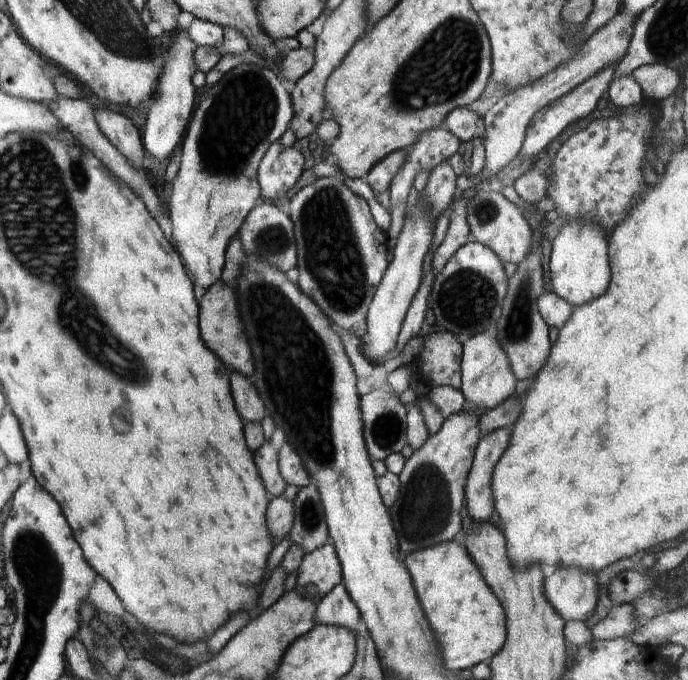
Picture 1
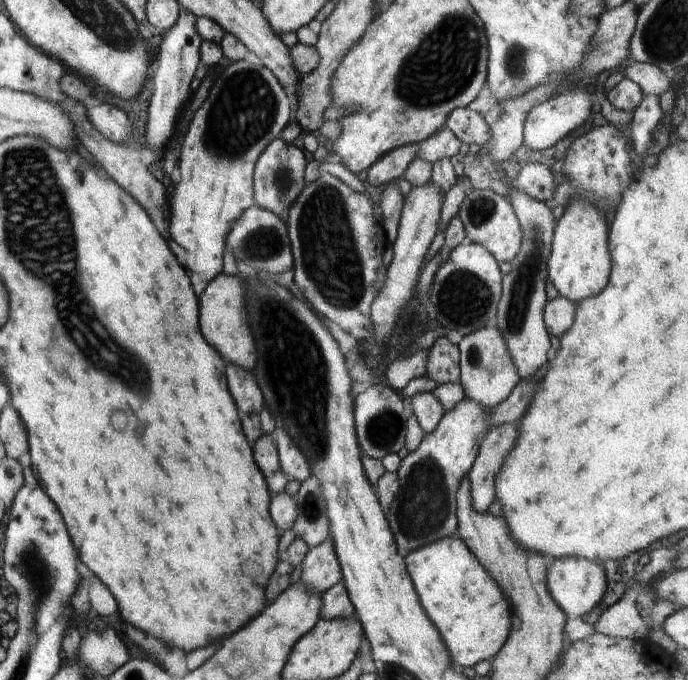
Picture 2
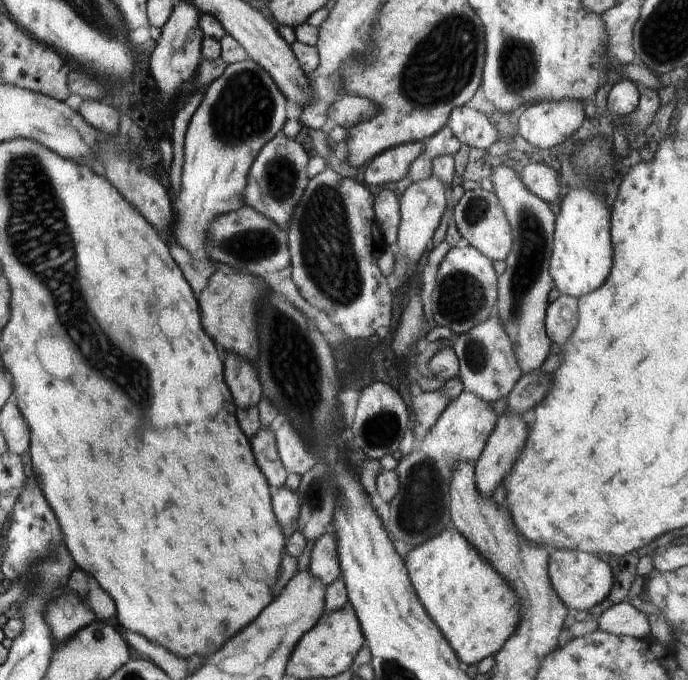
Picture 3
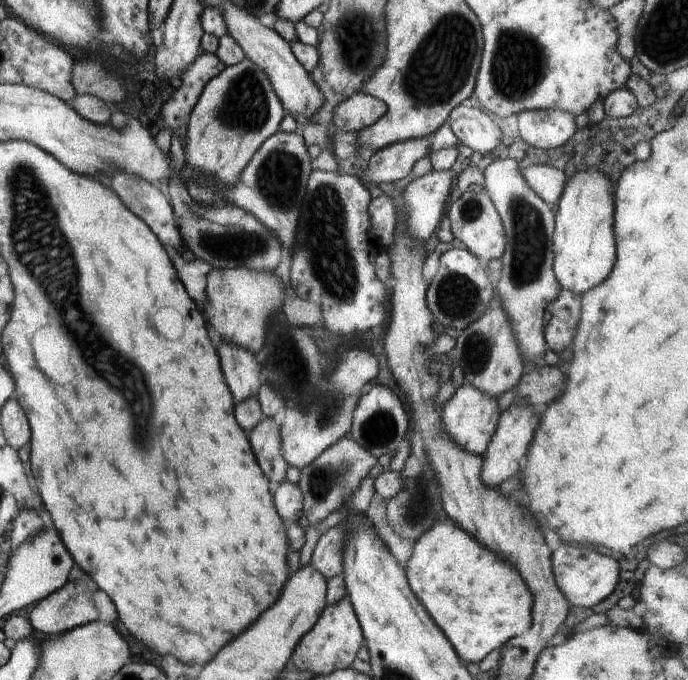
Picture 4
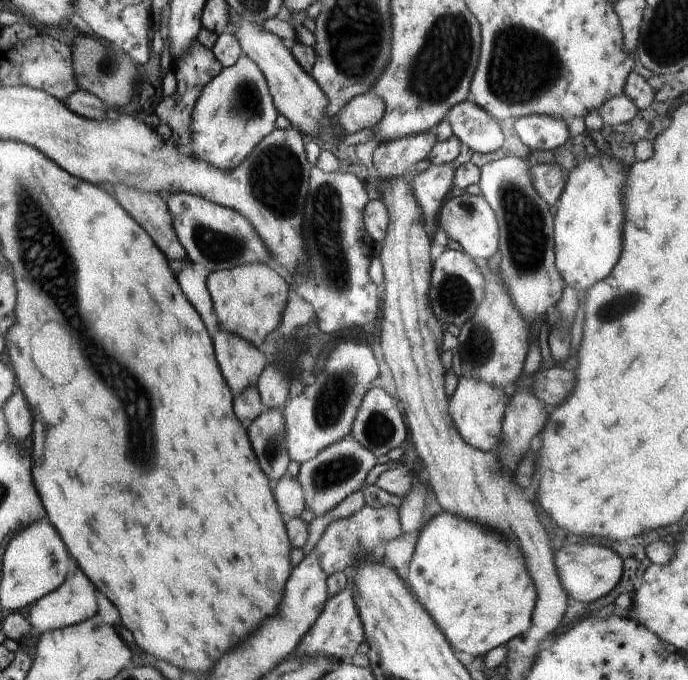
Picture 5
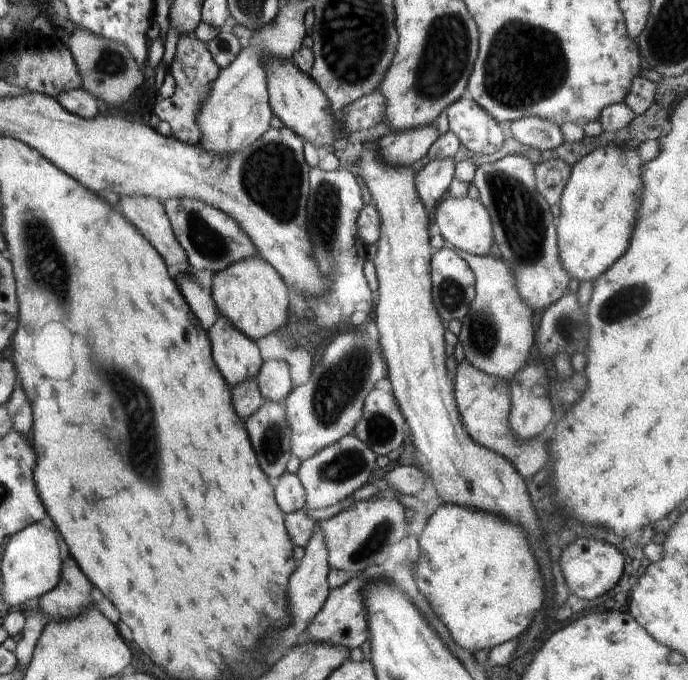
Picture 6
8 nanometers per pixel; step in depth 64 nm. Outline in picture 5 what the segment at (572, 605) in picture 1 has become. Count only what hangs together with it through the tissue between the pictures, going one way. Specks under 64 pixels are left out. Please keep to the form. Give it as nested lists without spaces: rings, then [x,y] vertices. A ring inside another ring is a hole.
[[[580,542],[580,544],[562,546],[553,557],[558,580],[571,602],[572,600],[582,600],[582,602],[590,604],[594,600],[601,599],[616,588],[620,582],[620,576],[622,576],[621,555],[604,546],[600,548],[596,544]]]

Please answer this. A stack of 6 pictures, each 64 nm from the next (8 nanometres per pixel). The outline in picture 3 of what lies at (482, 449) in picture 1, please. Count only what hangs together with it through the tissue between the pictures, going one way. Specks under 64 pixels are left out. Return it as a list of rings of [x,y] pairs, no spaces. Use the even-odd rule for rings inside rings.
[[[509,411],[497,418],[497,424],[486,440],[484,452],[480,454],[474,464],[474,482],[476,482],[476,490],[480,496],[492,497],[494,491],[501,485],[501,481],[512,470],[512,464],[516,462],[516,454],[520,456],[520,452],[526,444],[526,438],[528,438],[528,424],[526,424],[528,418],[528,416],[518,416]]]

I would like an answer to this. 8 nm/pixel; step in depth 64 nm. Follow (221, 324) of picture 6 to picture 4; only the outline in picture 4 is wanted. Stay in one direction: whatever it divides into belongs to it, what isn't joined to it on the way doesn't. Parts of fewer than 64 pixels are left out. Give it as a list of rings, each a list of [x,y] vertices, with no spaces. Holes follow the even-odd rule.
[[[221,342],[218,356],[234,400],[242,402],[246,398],[257,398],[263,381],[262,365],[256,362],[255,356],[232,342]]]

